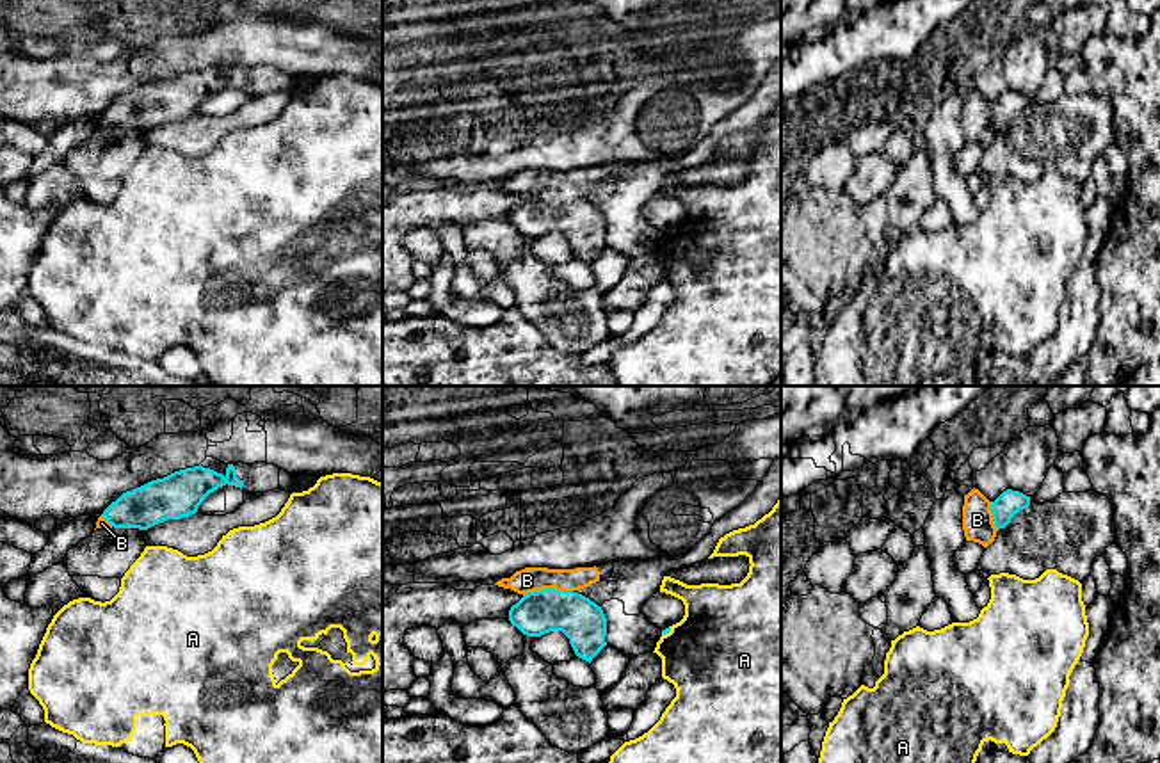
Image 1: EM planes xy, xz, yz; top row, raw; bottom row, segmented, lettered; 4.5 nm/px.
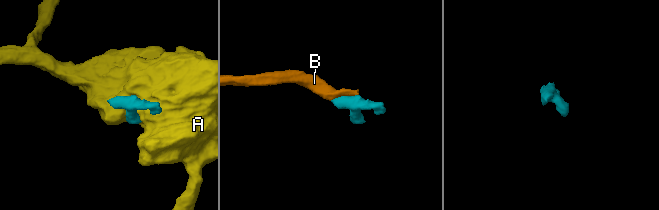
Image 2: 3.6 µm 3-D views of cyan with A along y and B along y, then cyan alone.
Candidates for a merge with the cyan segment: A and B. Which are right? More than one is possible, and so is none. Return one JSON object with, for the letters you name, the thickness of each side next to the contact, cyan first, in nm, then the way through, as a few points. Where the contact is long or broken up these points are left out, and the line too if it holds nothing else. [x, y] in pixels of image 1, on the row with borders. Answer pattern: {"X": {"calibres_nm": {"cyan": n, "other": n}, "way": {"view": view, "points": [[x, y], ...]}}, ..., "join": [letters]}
{"B": {"calibres_nm": {"cyan": 200, "other": 110}, "way": {"view": "xz", "points": [[582, 621], [547, 589], [527, 580]]}}, "join": ["B"]}

